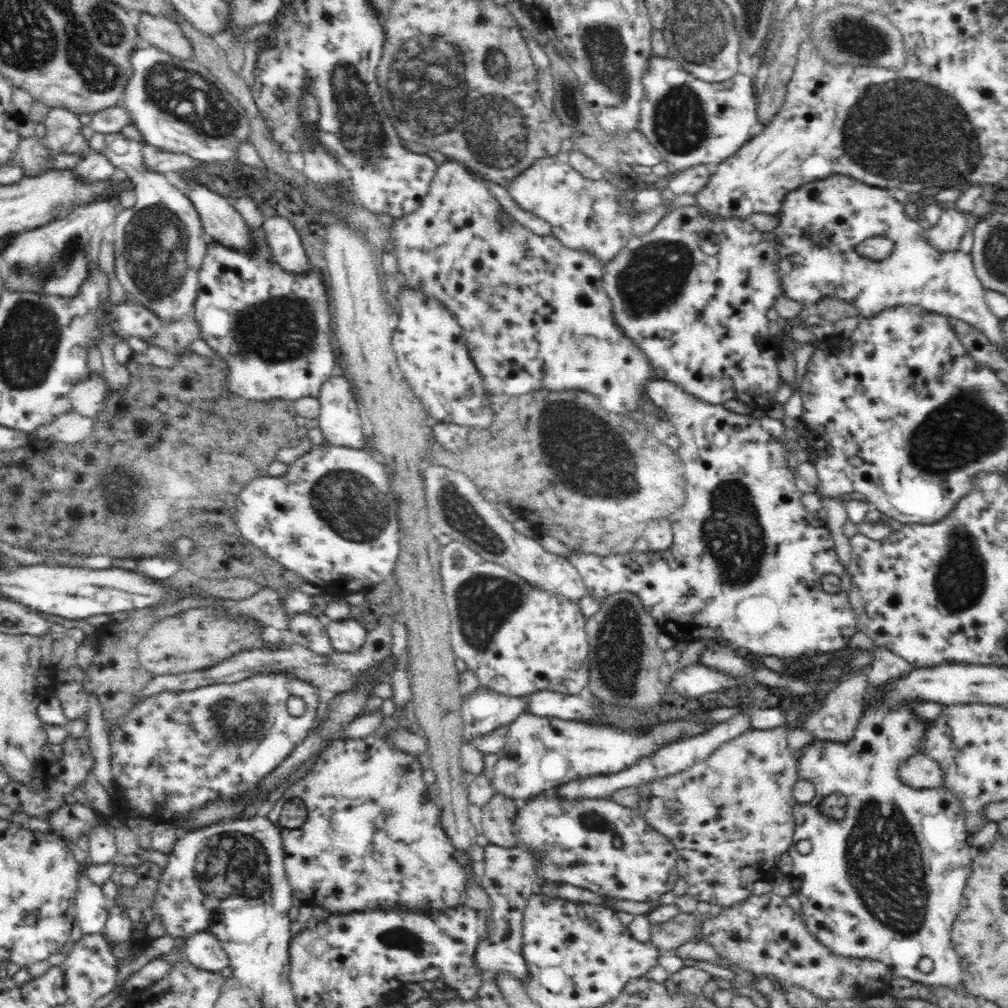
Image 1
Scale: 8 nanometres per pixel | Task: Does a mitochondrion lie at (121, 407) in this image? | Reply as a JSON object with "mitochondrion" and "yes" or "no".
{"mitochondrion":"no"}

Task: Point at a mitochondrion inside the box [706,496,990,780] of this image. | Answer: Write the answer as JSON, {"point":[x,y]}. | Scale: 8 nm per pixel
{"point":[959,584]}

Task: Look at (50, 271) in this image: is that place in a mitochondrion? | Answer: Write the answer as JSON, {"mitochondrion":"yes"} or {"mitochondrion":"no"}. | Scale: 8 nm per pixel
{"mitochondrion":"yes"}

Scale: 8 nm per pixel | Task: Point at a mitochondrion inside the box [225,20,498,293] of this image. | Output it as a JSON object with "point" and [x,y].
{"point":[361,129]}

